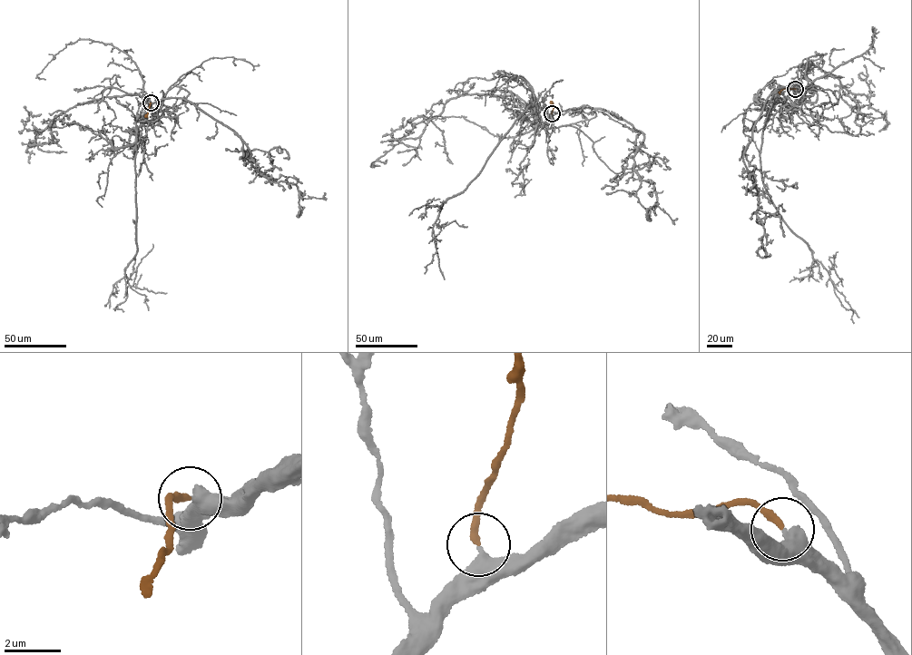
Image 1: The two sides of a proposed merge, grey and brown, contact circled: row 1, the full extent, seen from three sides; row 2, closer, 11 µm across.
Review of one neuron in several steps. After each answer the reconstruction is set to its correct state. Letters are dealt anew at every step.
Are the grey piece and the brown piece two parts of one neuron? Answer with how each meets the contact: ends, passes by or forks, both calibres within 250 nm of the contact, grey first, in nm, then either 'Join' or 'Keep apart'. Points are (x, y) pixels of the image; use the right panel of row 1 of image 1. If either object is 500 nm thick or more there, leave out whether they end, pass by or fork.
At the ring grey ends. At the ring brown ends. Thickness 460 nm (grey) against 240 nm. Join

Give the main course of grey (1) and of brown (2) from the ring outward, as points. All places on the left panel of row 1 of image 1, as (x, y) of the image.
1: (151, 102), (136, 129), (137, 249), (124, 276), (131, 288), (145, 296), (148, 310)
2: (151, 102), (147, 117)

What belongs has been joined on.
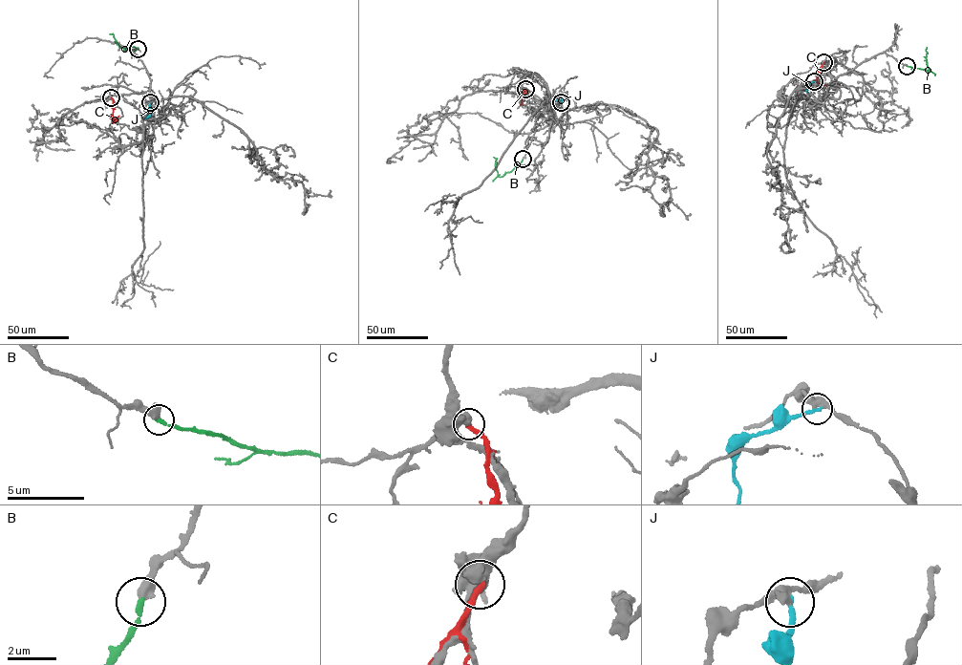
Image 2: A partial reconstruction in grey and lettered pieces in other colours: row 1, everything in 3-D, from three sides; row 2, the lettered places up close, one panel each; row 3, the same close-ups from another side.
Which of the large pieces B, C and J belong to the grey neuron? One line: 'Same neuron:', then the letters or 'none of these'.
Same neuron: B

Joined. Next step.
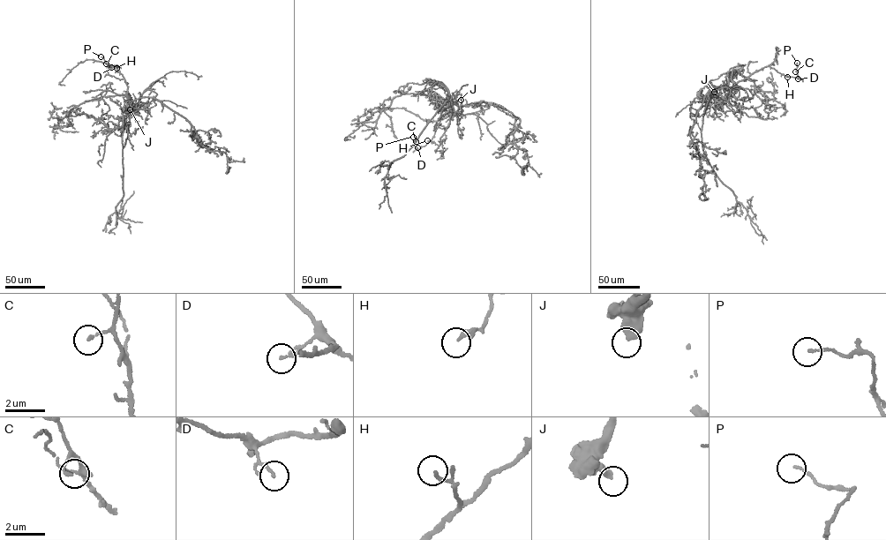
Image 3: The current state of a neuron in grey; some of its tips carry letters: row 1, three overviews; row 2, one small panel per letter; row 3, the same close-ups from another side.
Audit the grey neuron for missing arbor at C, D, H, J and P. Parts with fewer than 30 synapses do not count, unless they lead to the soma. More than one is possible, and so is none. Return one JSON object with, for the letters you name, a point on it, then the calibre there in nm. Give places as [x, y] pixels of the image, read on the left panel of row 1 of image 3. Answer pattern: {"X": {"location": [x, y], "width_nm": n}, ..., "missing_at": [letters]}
{"missing_at": []}

